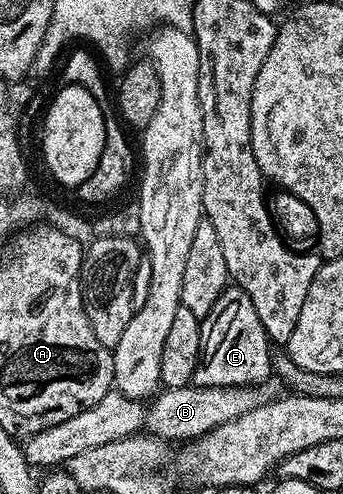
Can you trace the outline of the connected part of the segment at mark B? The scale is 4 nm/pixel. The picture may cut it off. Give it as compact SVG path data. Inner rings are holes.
M268 379L261 385L209 387L192 383L185 387L163 389L146 410L145 429L150 436L157 437L164 443L172 443L171 441L190 443L196 437L221 427L221 423L229 423L229 419L245 415L245 411L253 411L257 407L269 404L278 398L280 393L280 382L275 379Z

